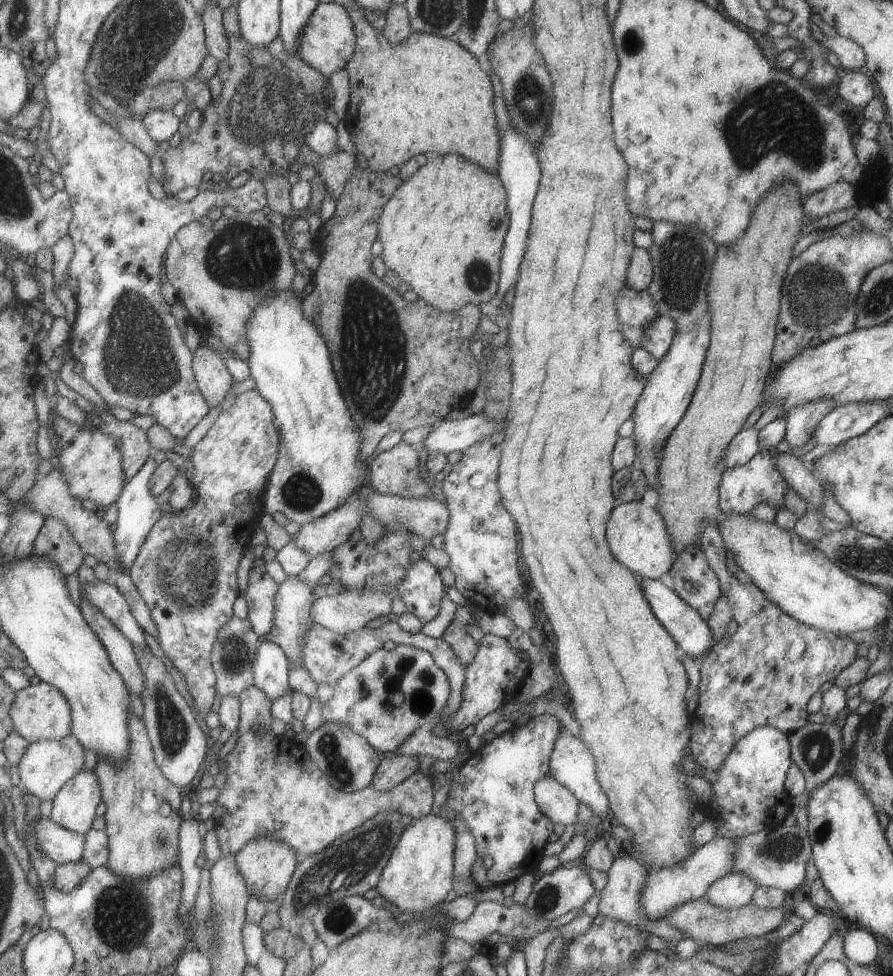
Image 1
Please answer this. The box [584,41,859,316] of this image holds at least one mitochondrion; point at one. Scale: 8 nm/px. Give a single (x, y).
(774, 118)

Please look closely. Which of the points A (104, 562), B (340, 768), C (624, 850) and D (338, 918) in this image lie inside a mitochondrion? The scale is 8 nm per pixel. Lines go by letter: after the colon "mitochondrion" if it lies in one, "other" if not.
A: other
B: mitochondrion
C: other
D: mitochondrion

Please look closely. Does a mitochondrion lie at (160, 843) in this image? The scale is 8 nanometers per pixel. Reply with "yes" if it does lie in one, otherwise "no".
yes

